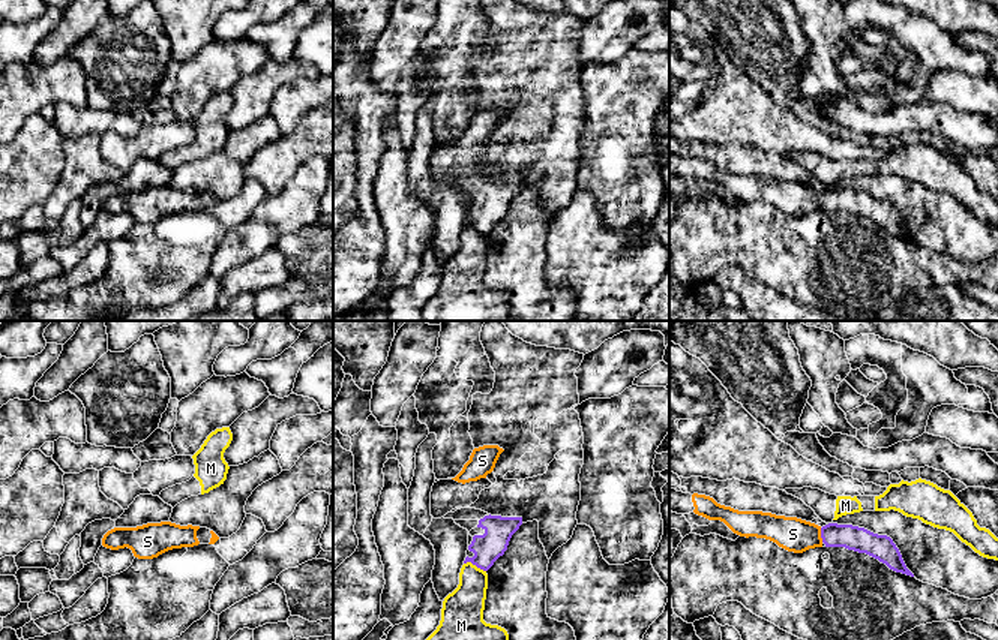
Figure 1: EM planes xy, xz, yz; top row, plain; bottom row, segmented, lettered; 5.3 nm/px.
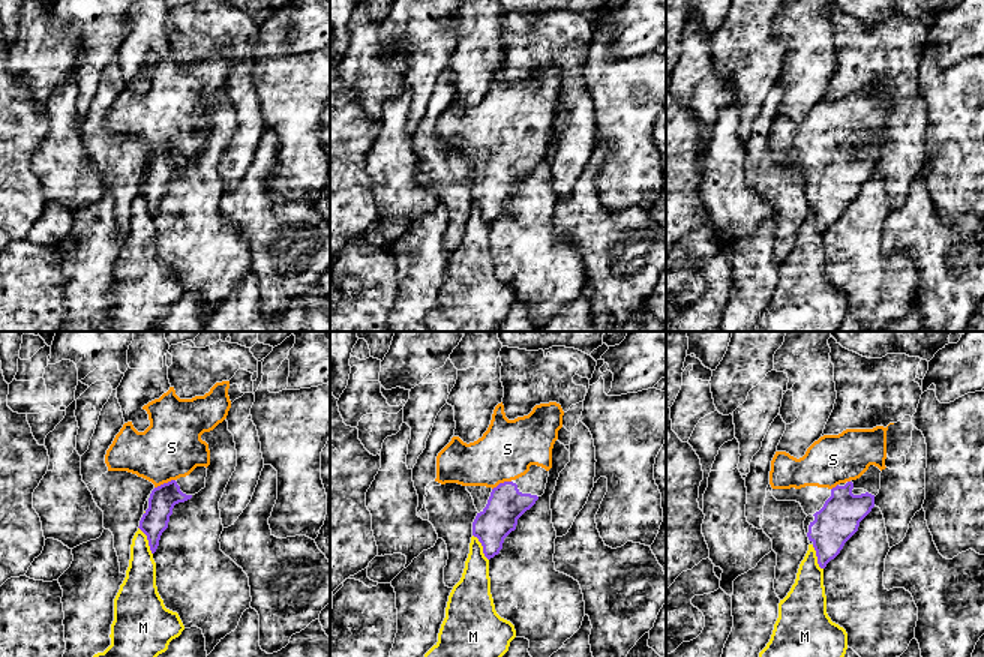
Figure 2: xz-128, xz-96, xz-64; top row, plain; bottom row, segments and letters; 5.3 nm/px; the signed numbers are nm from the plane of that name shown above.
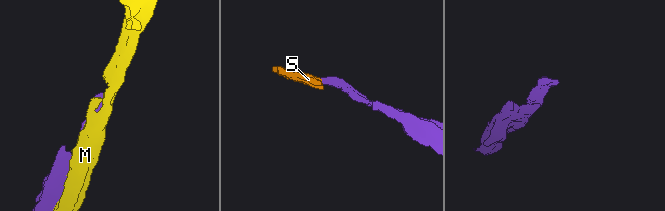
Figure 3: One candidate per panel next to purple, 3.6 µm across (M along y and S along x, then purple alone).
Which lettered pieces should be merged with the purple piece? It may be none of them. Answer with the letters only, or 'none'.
S

